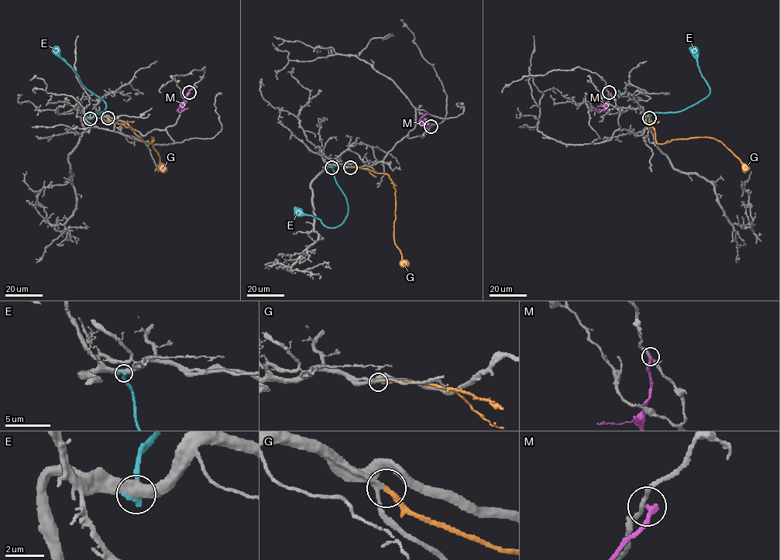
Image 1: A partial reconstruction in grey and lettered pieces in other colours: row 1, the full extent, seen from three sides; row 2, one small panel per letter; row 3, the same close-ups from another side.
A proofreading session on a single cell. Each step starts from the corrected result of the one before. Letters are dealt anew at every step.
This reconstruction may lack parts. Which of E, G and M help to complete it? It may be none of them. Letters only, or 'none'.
G

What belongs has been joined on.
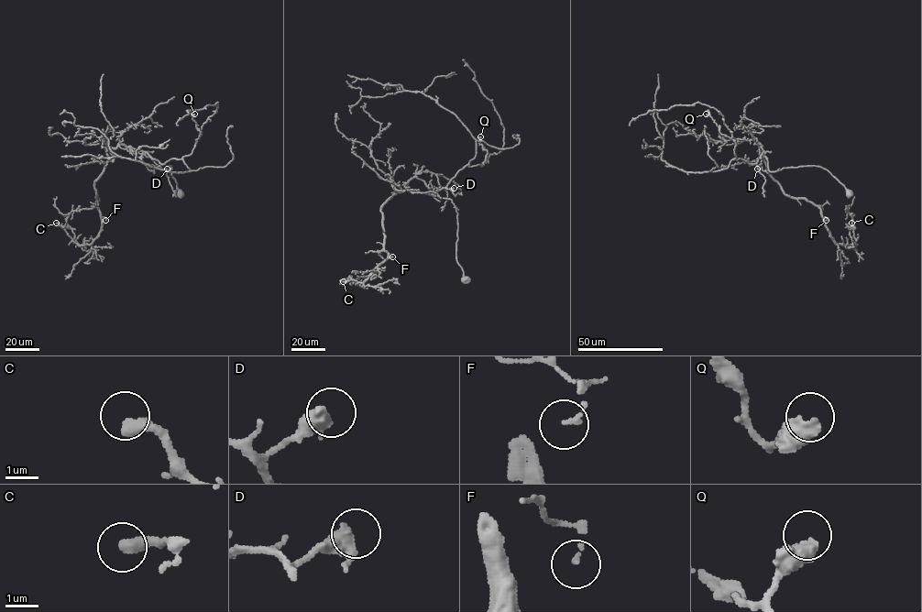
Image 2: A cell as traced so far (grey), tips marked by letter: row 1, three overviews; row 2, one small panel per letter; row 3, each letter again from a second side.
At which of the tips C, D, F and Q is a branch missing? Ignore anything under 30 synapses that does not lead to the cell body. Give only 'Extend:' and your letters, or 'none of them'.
Extend: C

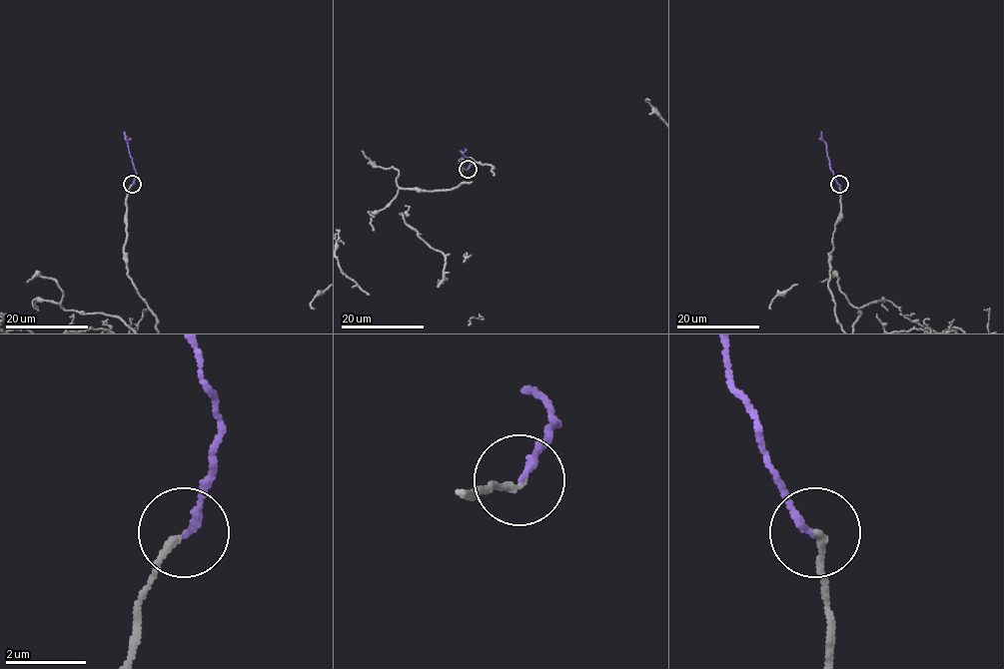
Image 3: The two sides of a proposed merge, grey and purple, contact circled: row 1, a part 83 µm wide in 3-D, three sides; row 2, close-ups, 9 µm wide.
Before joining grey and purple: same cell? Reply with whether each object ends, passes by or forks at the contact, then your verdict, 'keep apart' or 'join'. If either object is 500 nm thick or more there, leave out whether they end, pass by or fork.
grey ends there; purple ends there; join

